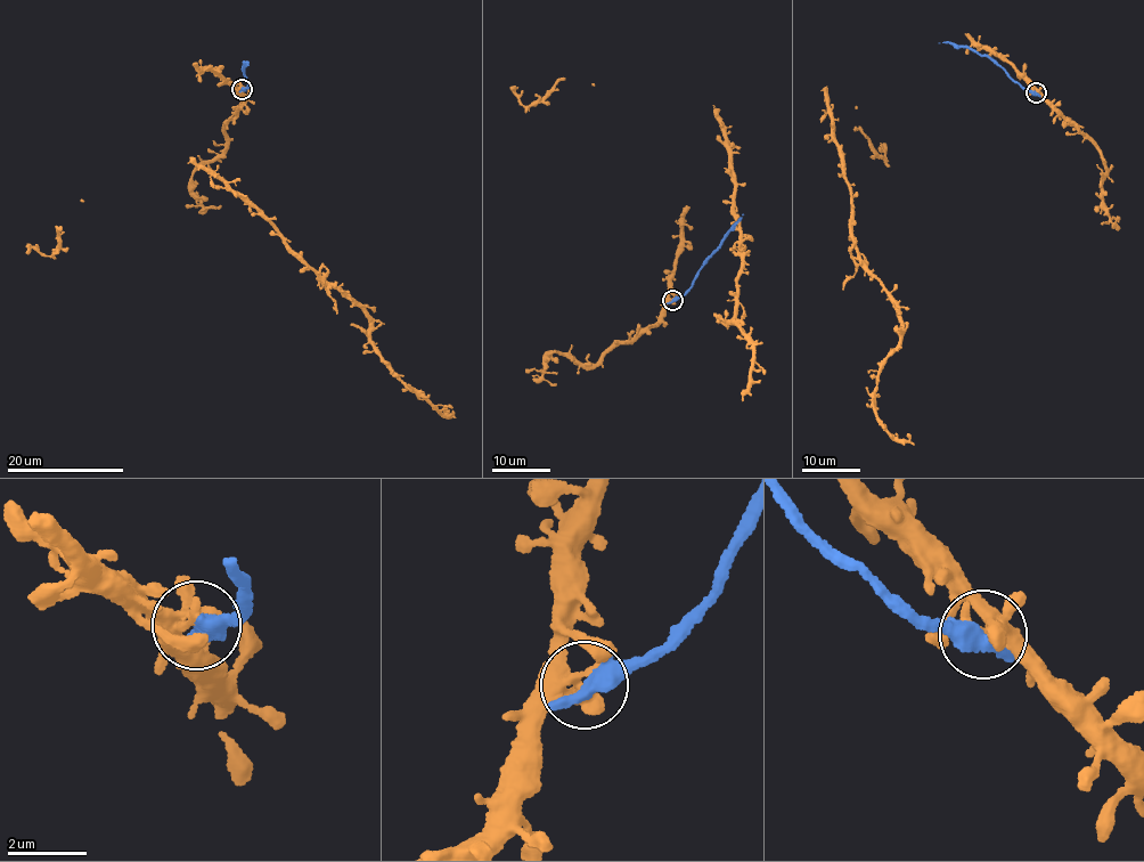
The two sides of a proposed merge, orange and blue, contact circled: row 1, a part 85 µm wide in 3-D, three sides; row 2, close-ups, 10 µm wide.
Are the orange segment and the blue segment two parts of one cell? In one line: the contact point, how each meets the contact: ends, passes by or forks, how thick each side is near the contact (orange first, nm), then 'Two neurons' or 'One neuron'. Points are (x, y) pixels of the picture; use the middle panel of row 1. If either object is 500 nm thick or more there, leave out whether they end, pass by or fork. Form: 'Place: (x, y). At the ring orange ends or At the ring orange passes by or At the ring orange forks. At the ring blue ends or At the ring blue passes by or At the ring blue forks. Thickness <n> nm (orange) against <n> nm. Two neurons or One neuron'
Place: (672, 300). Thickness 300 nm (orange) against 550 nm. Two neurons

